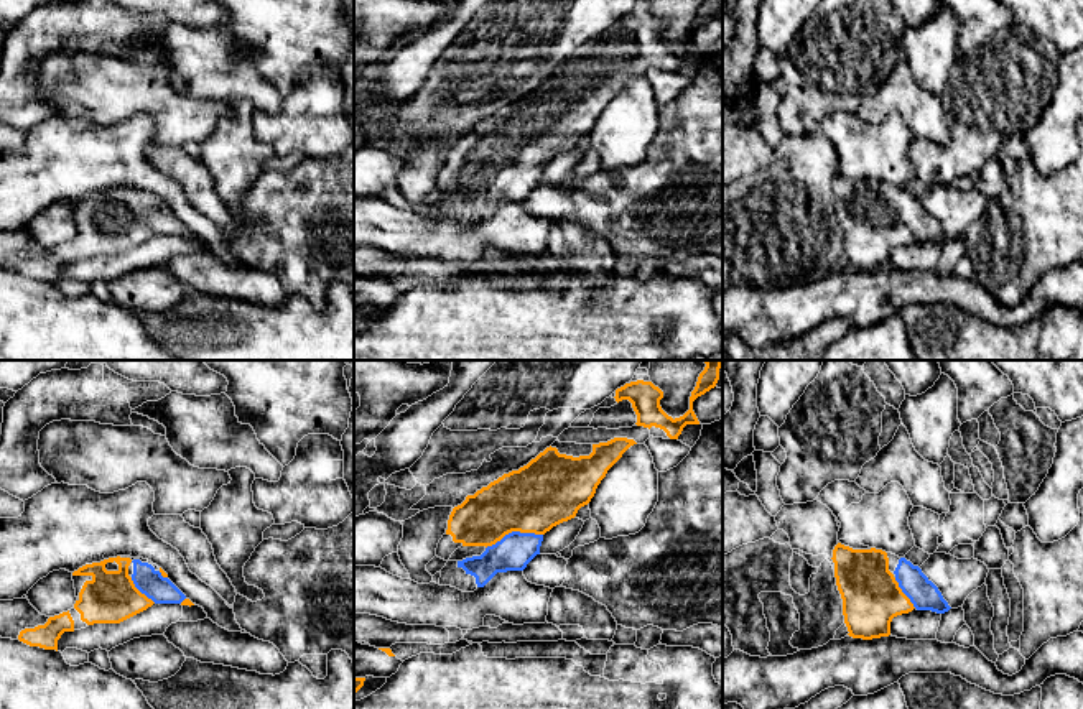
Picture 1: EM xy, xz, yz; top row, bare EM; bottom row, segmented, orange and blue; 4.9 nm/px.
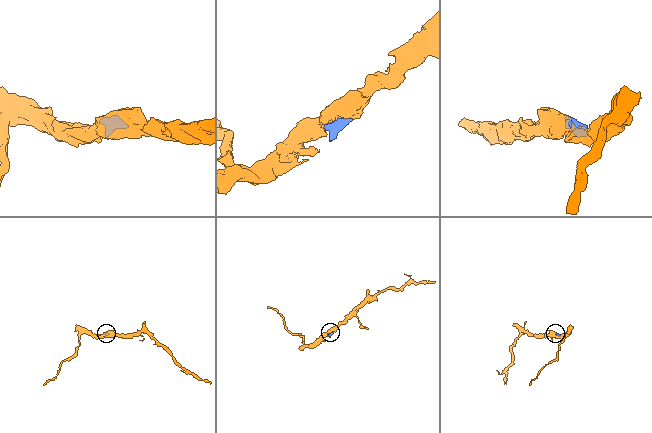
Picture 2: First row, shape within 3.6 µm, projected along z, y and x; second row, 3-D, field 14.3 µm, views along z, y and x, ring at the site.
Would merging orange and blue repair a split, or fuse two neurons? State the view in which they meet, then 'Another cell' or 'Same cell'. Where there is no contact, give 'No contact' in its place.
Touches orange in xz. Same cell

